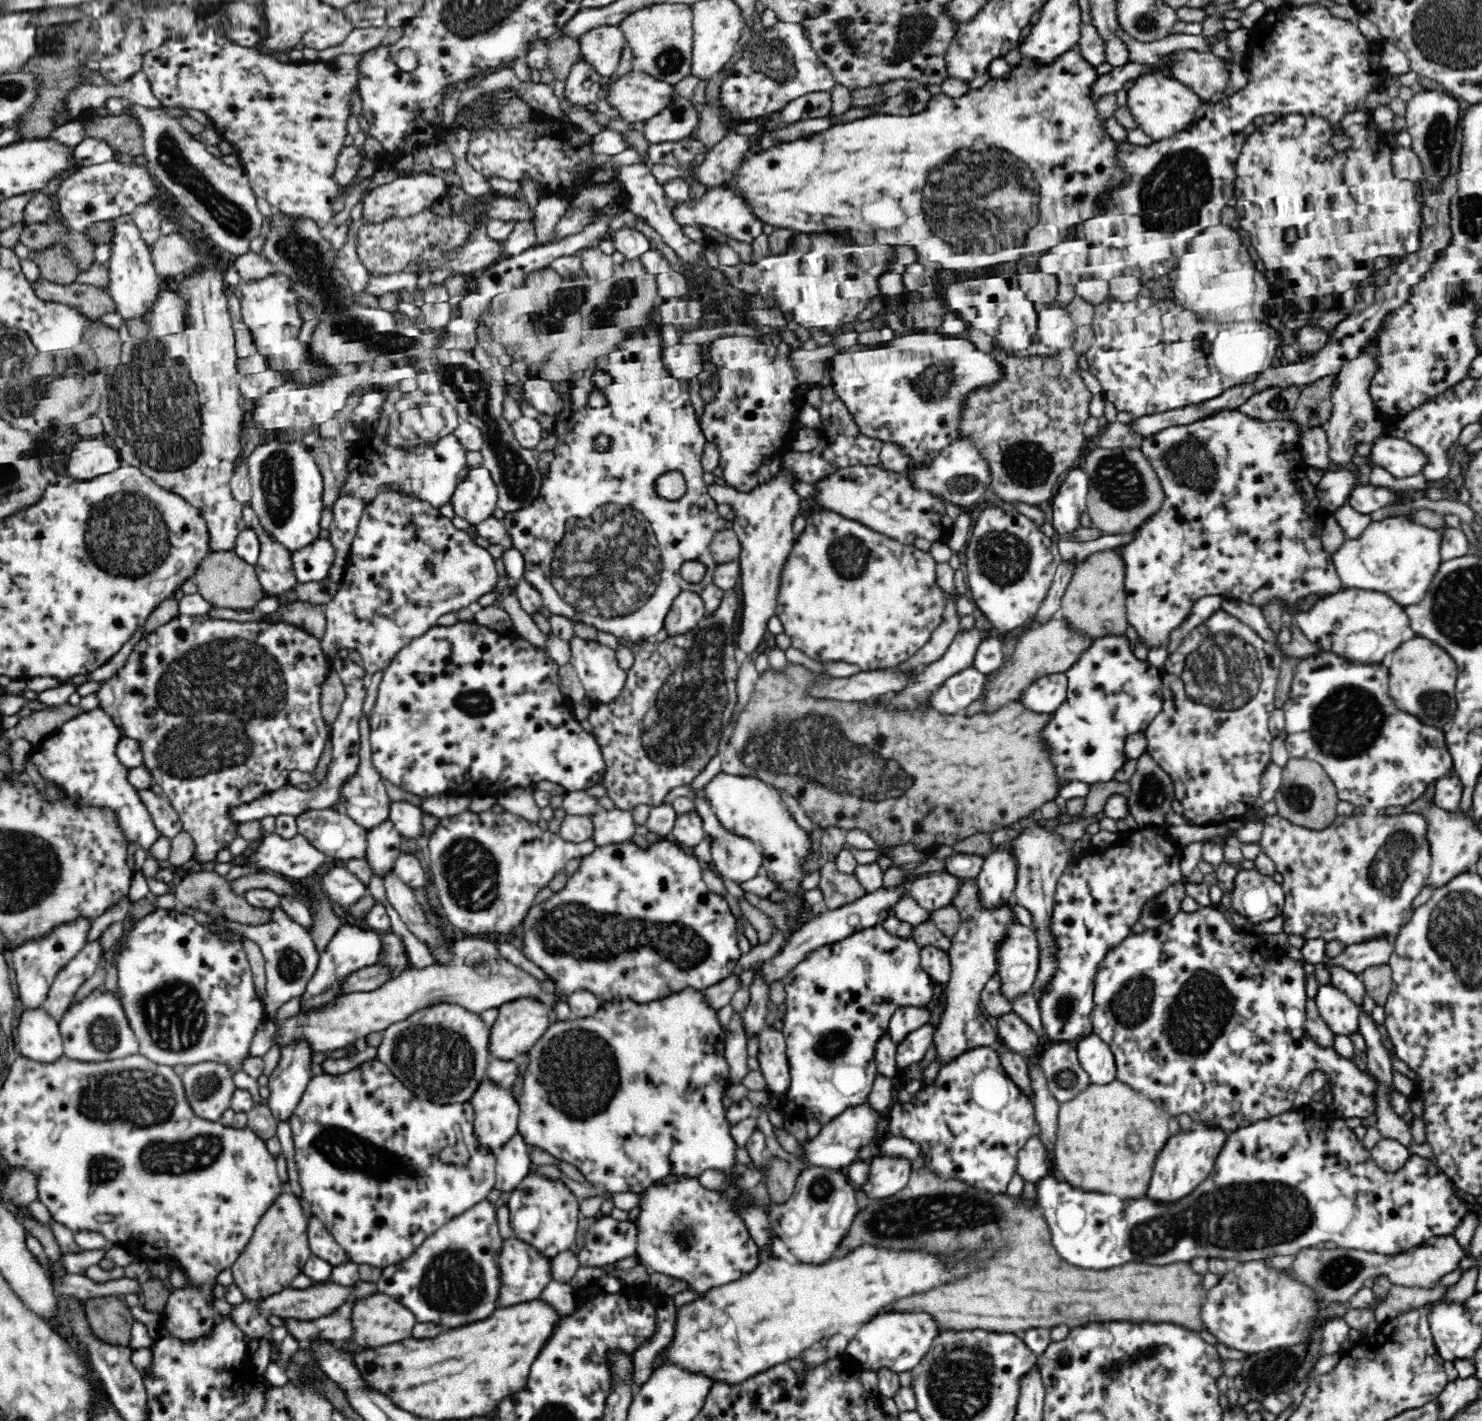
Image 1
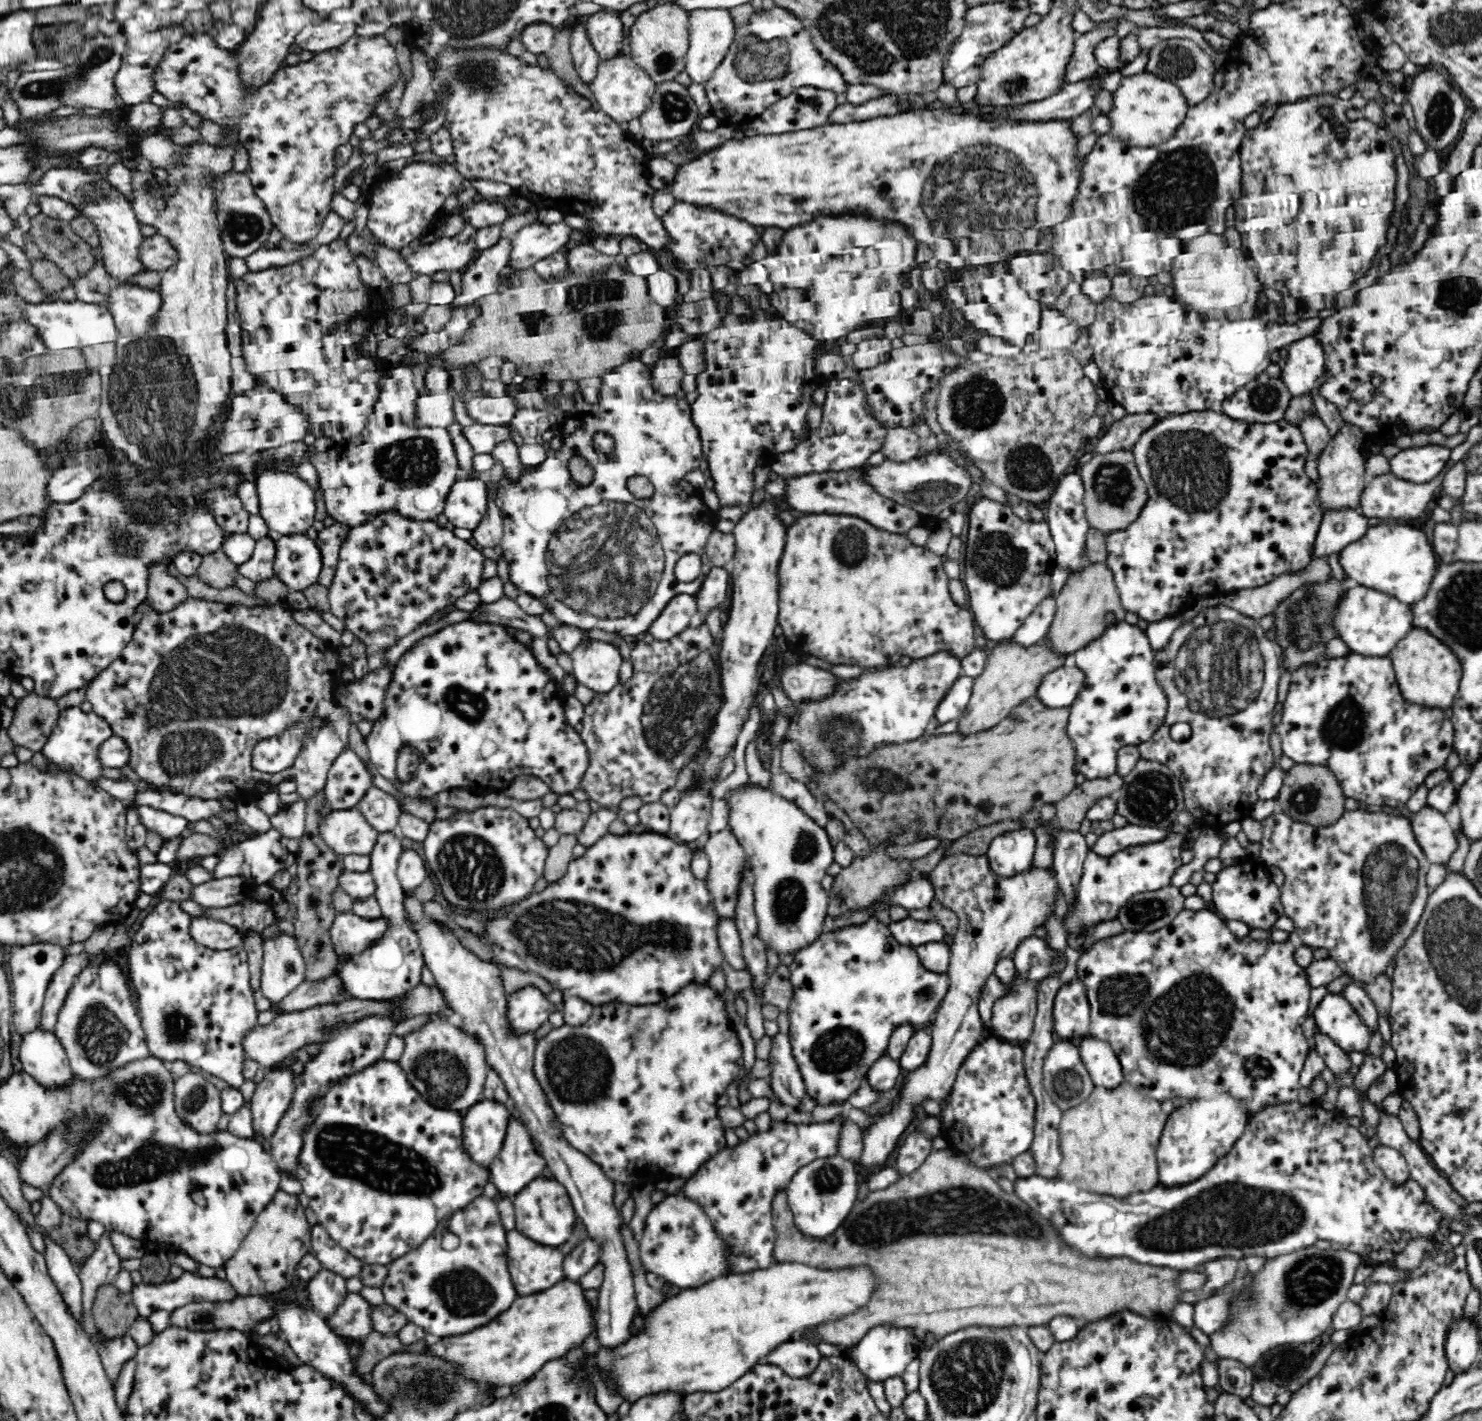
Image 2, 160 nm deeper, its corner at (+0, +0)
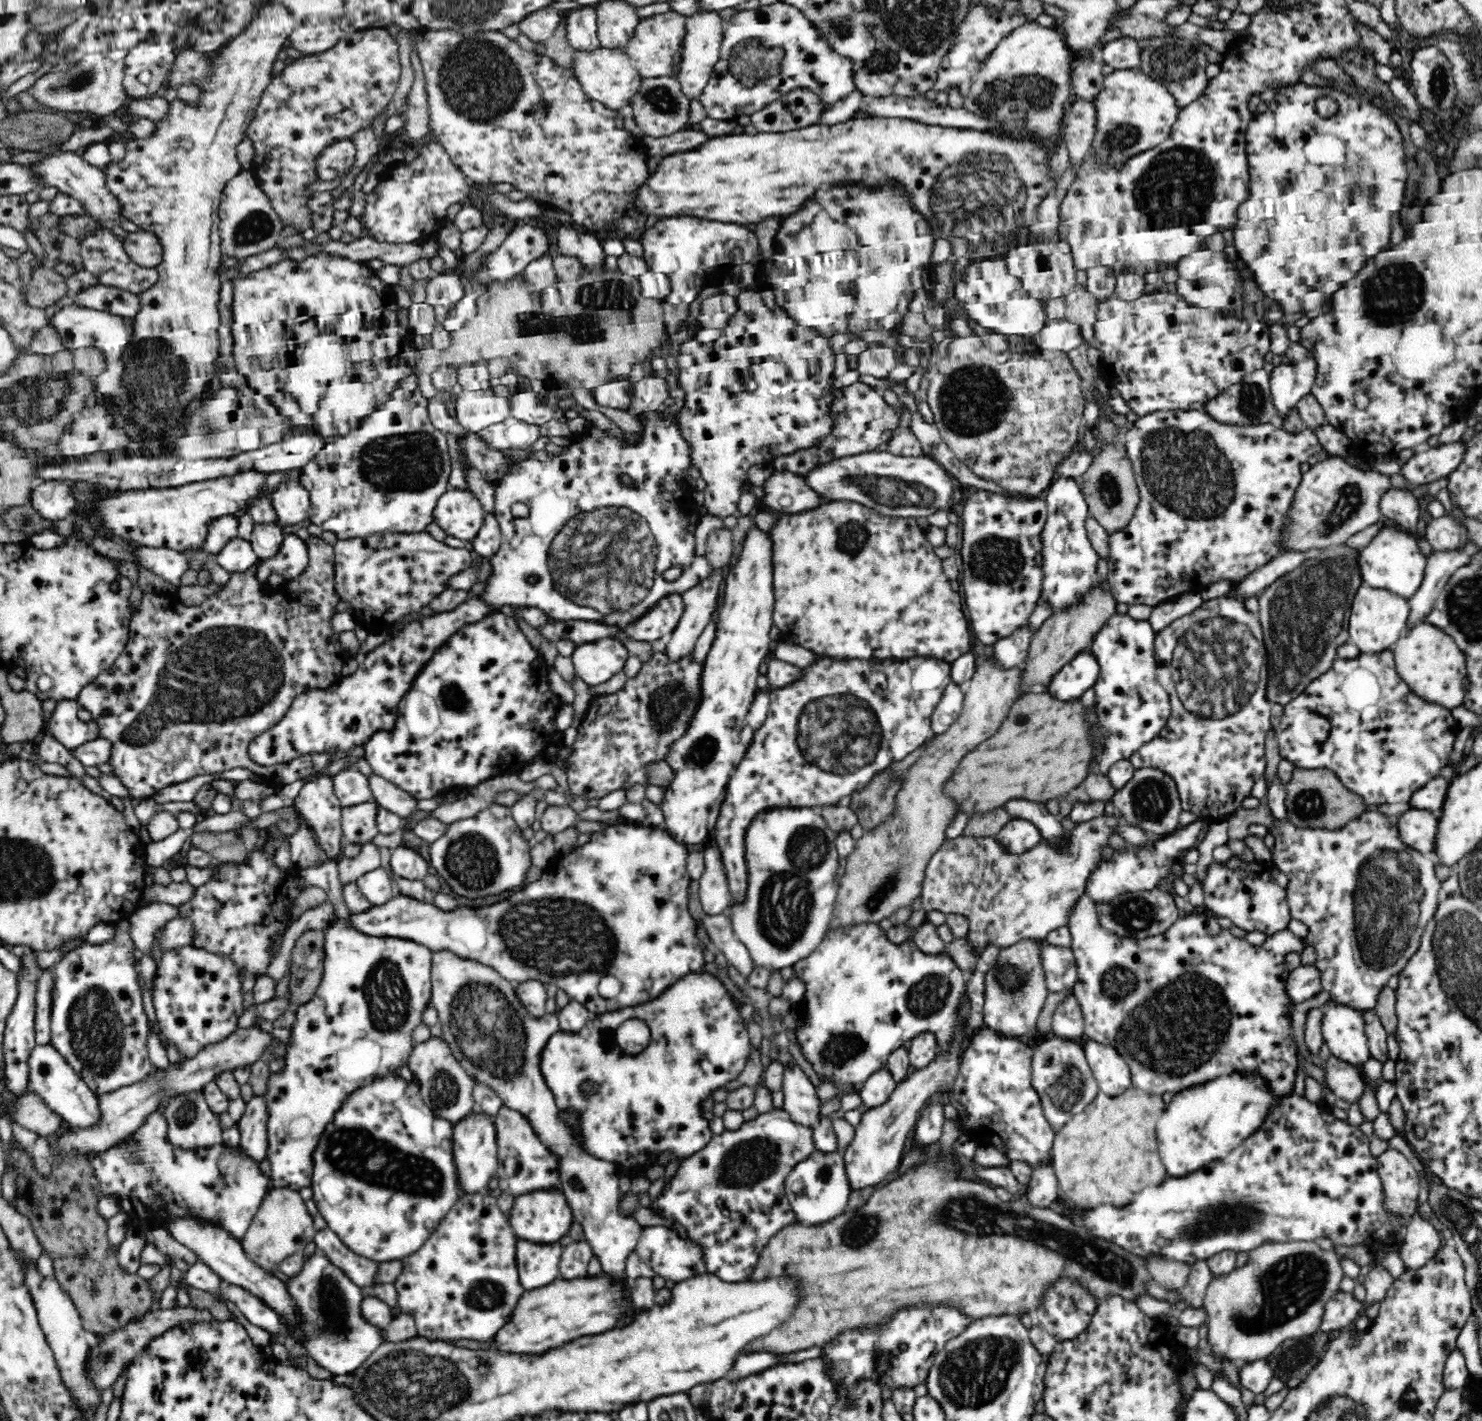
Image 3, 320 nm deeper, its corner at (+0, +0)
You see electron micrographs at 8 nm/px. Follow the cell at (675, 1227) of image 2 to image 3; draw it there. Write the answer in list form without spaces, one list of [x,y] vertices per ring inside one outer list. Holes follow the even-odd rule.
[[[658,1224],[658,1226],[645,1227],[635,1250],[640,1260],[644,1264],[648,1264],[652,1268],[652,1272],[658,1274],[660,1278],[664,1278],[665,1281],[671,1280],[680,1283],[708,1273],[705,1247],[686,1232],[681,1234],[668,1226]]]

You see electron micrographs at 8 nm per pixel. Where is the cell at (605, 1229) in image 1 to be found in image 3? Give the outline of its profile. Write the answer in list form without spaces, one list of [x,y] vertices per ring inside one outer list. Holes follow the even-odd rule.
[[[586,1240],[572,1242],[563,1247],[559,1264],[560,1278],[566,1280],[587,1278],[587,1268],[594,1256],[593,1248]]]

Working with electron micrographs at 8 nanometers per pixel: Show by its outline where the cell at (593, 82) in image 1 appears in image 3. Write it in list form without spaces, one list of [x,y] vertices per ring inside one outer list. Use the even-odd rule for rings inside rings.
[[[583,6],[569,11],[566,20],[566,38],[577,52],[594,52],[601,47],[597,37],[594,6]]]

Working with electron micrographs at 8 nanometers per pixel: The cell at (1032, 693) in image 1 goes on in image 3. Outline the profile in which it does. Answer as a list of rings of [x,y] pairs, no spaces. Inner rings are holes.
[[[1082,651],[1051,676],[1046,684],[1046,691],[1050,697],[1062,702],[1078,700],[1088,688],[1094,686],[1098,675],[1099,664],[1092,653]]]

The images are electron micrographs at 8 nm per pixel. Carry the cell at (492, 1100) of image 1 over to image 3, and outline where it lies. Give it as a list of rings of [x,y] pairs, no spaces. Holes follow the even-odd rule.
[[[472,1112],[454,1124],[453,1135],[454,1160],[458,1165],[462,1186],[467,1193],[485,1192],[486,1186],[495,1177],[495,1170],[499,1164],[498,1133],[493,1116],[484,1112]]]

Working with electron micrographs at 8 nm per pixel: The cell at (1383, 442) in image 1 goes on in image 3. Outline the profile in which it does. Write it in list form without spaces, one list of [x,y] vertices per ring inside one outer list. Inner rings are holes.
[[[1464,441],[1438,444],[1435,447],[1421,447],[1413,456],[1402,463],[1401,475],[1412,483],[1428,484],[1448,477],[1466,452]]]

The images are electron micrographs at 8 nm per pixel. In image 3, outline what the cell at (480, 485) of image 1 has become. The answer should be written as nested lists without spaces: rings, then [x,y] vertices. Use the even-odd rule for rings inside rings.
[[[450,487],[438,500],[434,522],[447,535],[472,542],[484,524],[486,513],[480,499],[470,489]]]

